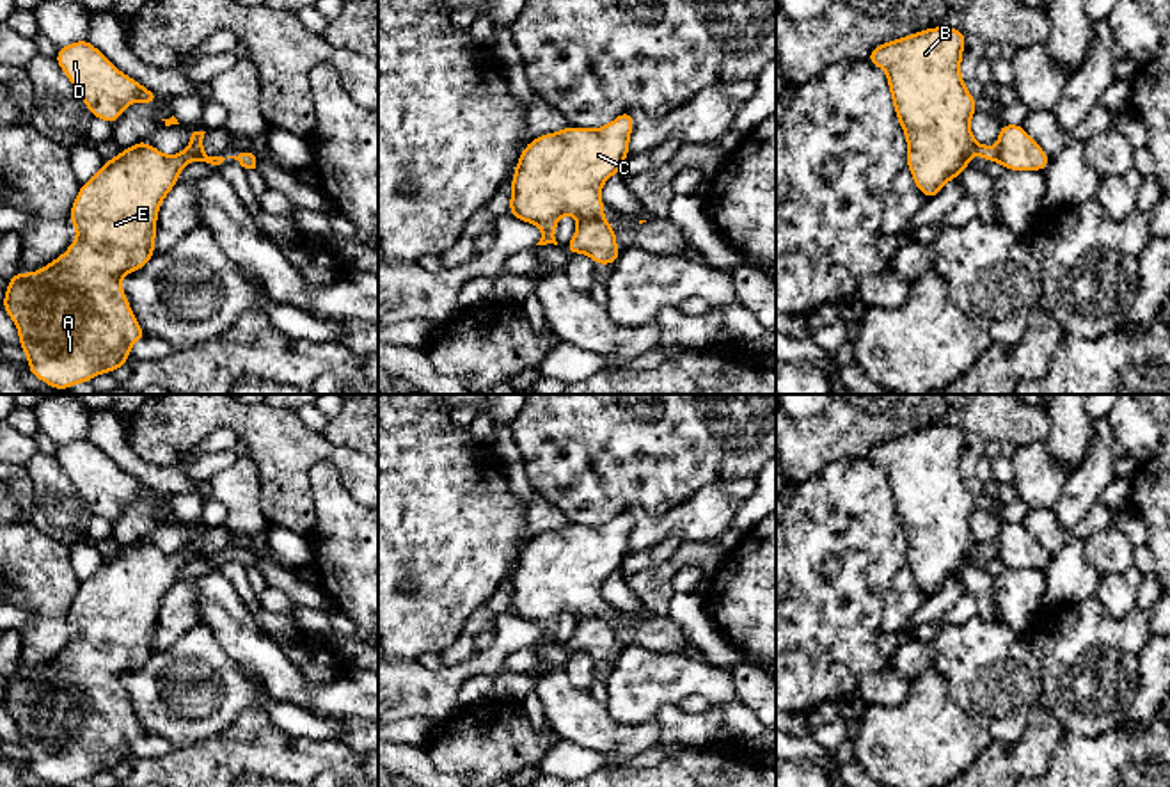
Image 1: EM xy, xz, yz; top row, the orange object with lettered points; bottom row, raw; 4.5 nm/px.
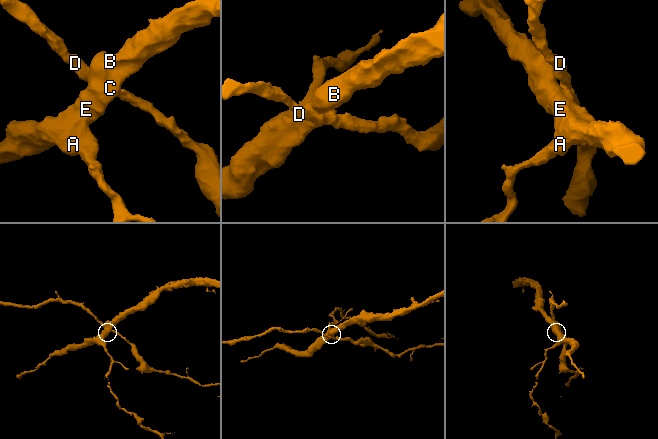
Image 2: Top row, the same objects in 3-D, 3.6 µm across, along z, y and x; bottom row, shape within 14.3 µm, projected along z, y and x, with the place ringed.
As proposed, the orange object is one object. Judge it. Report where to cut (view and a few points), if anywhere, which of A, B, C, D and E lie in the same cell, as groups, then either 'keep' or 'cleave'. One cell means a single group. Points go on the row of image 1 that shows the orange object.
xz (600, 217), (579, 222) | A B C E / D | cleave

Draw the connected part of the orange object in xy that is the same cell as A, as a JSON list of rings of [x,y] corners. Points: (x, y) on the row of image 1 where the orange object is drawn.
[[[146,139],[107,160],[91,181],[80,185],[69,211],[78,236],[69,249],[37,272],[18,270],[9,279],[2,306],[18,327],[20,348],[34,377],[62,391],[130,364],[131,345],[147,334],[133,316],[121,277],[144,268],[154,256],[162,201],[181,169],[195,160],[190,149],[169,156]]]

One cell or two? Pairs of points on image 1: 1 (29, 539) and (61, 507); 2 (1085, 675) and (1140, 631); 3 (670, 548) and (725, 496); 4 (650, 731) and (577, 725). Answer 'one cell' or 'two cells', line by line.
1: two cells
2: one cell
3: two cells
4: one cell

